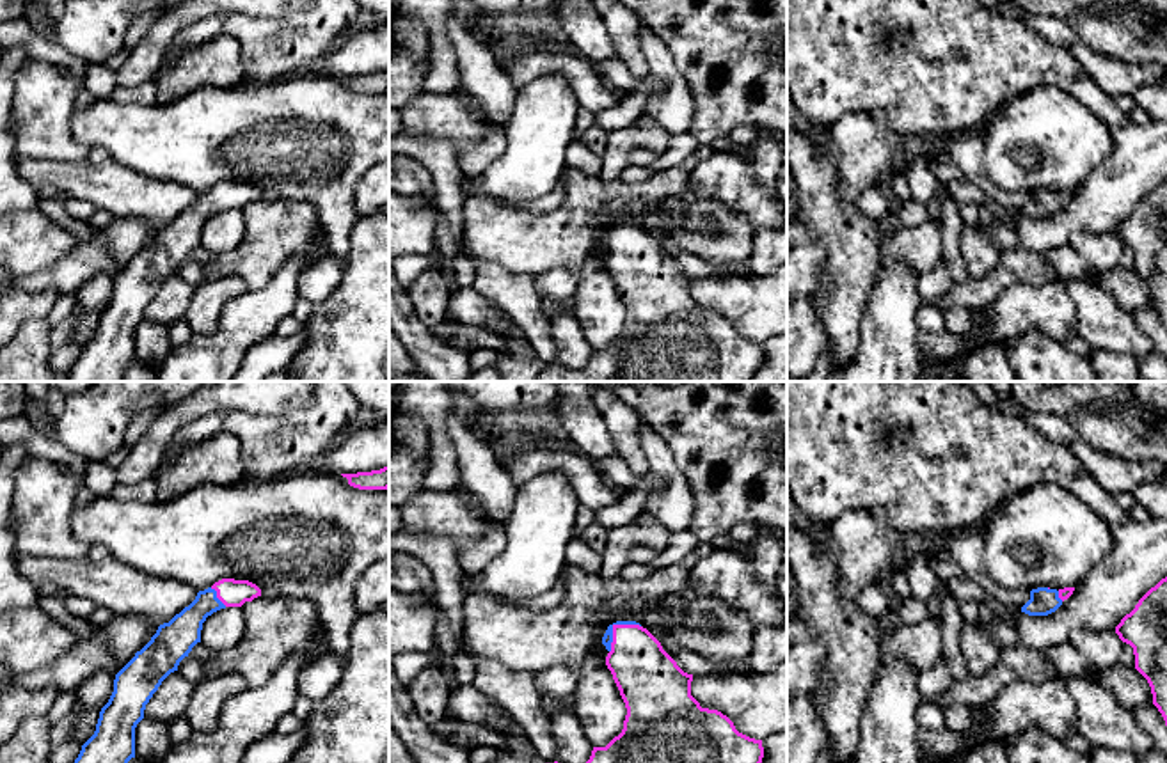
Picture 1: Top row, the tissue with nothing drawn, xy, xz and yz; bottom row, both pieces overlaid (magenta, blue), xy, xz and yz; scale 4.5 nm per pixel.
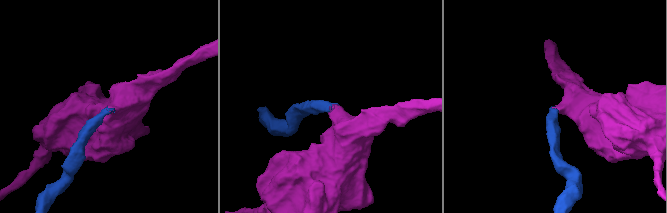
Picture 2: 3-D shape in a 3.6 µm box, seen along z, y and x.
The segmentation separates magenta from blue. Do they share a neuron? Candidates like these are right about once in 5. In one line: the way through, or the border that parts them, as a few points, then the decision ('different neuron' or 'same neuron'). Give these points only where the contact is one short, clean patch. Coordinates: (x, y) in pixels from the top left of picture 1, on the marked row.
way xz (643, 673), (633, 648), (613, 627), (608, 637); same neuron

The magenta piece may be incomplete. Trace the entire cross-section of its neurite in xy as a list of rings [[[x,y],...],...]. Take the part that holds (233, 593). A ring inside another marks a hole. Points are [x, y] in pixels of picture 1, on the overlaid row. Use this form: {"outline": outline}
{"outline": [[[222,578],[158,626],[151,641],[115,674],[114,692],[101,708],[94,735],[75,763],[128,763],[135,758],[135,728],[162,681],[201,642],[202,623],[226,607],[242,607],[261,596],[249,580]]]}

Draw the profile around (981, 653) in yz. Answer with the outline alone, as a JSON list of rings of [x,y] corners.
[[[977,623],[963,625],[959,648],[963,651],[966,669],[973,676],[984,676],[989,673],[1002,655],[1002,649]]]

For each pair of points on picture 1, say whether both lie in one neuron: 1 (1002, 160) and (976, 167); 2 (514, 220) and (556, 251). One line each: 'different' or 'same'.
1: different
2: same

